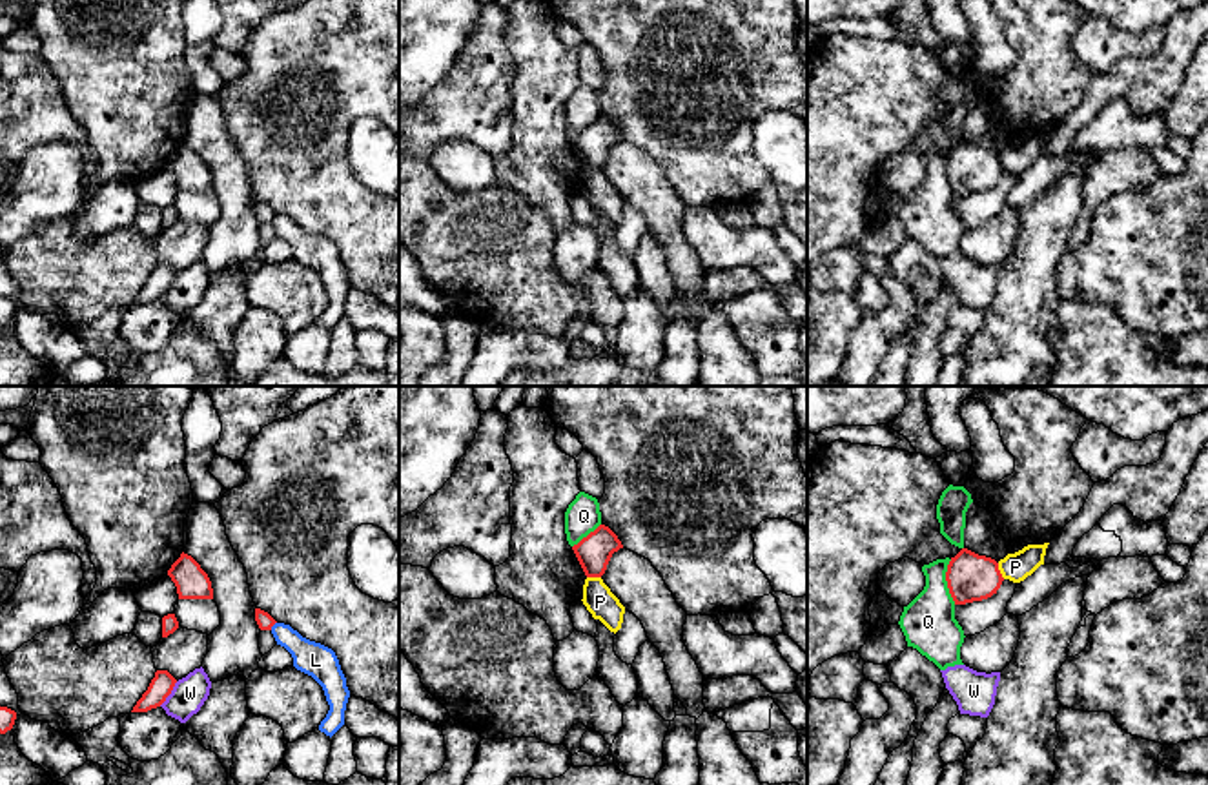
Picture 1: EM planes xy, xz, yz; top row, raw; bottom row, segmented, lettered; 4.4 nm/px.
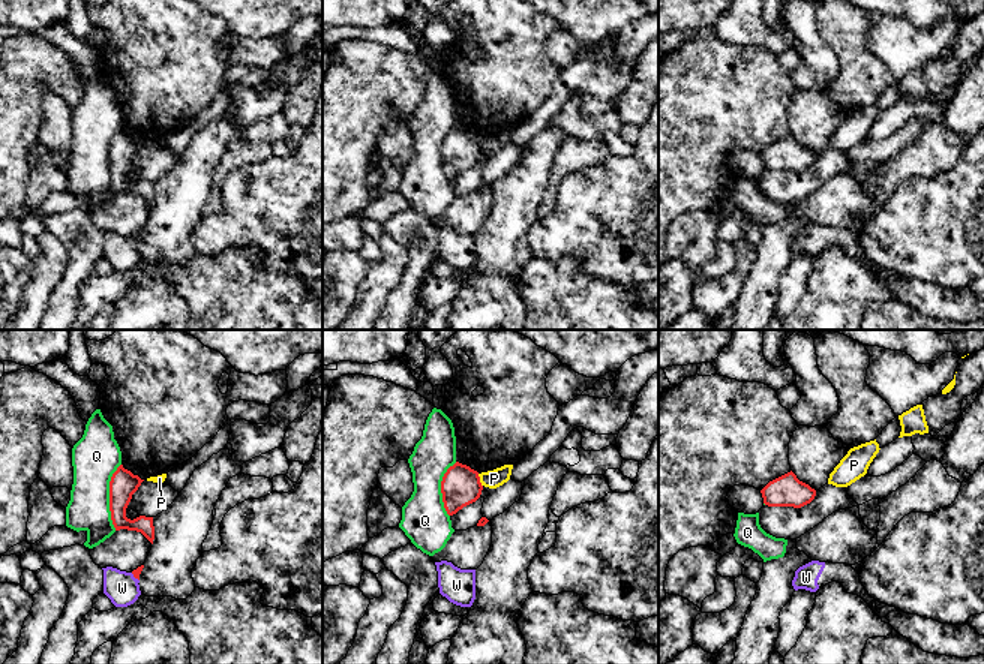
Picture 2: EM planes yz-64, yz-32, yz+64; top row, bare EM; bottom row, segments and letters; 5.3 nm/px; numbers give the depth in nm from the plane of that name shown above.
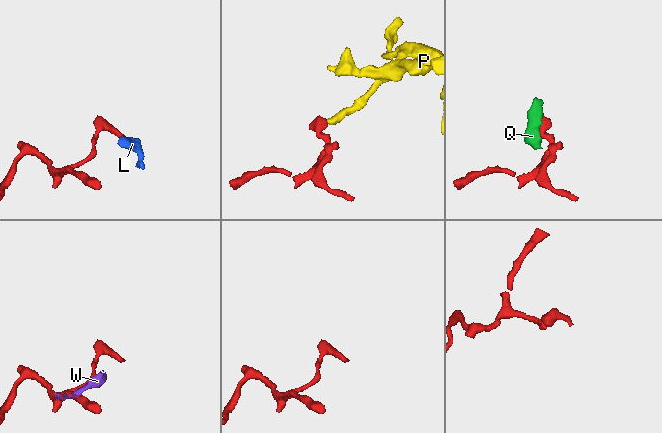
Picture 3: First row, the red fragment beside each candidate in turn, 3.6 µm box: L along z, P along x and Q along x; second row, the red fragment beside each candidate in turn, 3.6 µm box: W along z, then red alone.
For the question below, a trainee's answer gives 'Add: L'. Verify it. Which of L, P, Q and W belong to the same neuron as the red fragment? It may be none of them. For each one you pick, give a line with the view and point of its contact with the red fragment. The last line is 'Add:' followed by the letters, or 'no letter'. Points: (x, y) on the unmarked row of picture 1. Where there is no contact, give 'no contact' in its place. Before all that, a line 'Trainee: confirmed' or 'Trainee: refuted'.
Trainee: refuted
Add: no letter

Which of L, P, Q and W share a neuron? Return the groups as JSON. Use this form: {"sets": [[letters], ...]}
{"sets": [["L"], ["P"], ["Q", "W"]]}

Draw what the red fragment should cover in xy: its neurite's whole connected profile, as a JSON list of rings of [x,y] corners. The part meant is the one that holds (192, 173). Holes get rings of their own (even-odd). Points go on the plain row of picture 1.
[[[188,146],[171,157],[168,168],[177,178],[179,191],[213,191],[213,180],[208,166]]]

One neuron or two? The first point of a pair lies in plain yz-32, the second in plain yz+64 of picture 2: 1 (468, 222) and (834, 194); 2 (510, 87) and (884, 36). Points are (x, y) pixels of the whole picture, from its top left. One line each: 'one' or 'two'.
1: one
2: two

